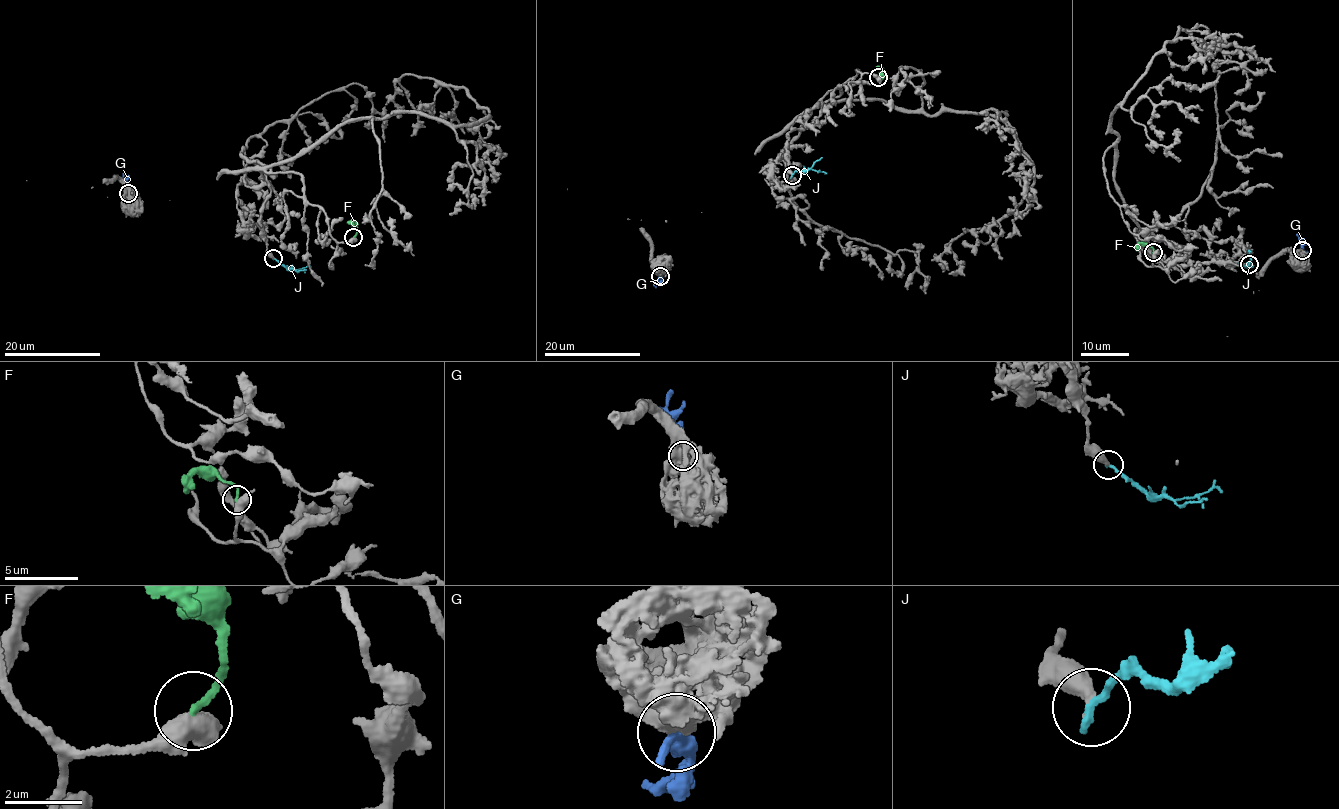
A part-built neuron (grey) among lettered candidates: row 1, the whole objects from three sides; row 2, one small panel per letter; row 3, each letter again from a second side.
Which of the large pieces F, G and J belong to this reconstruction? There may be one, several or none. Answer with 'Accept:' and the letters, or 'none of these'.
Accept: none of these

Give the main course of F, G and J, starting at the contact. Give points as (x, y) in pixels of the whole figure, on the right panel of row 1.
F: (1153, 252), (1149, 246), (1139, 244), (1136, 251)
G: (1302, 250), (1303, 243), (1296, 234)
J: (1249, 265), (1250, 251)

